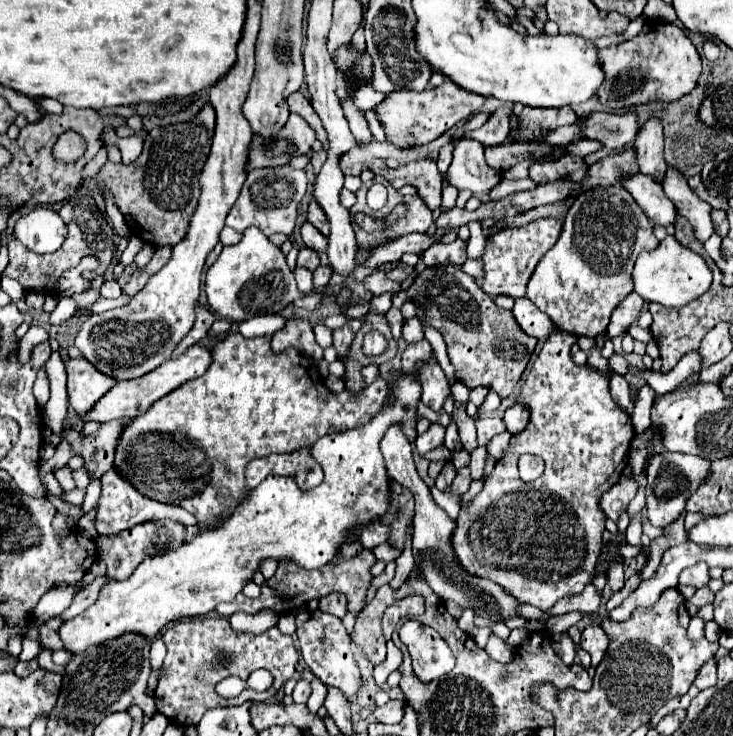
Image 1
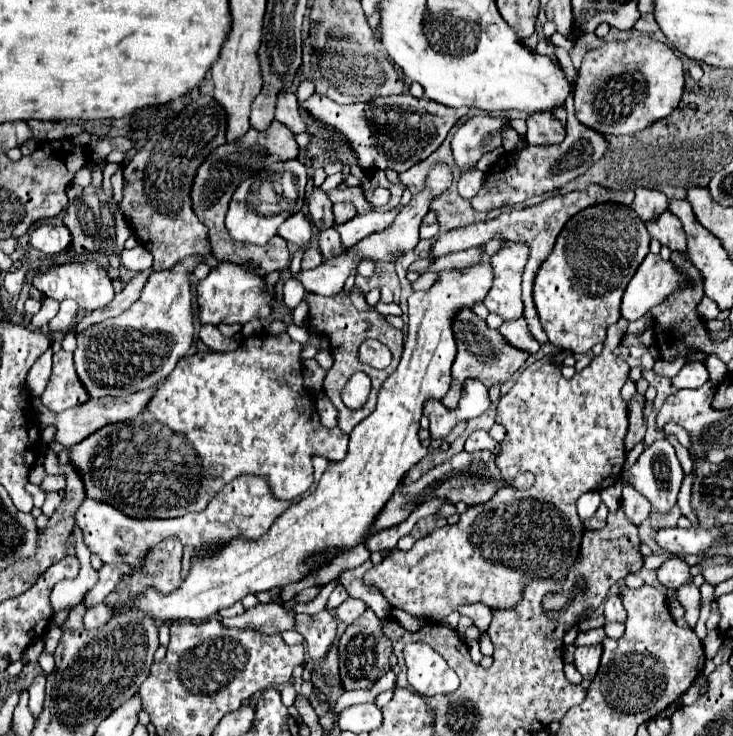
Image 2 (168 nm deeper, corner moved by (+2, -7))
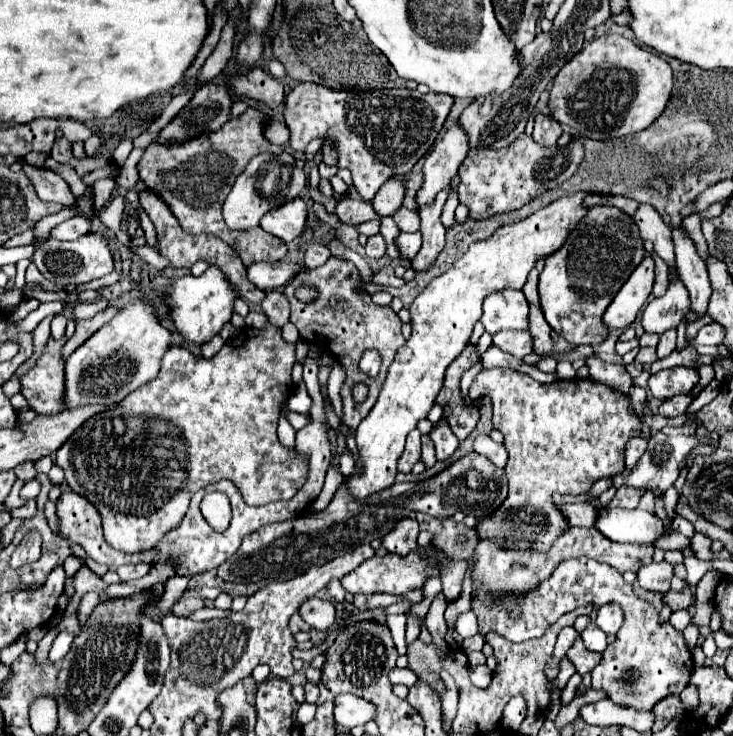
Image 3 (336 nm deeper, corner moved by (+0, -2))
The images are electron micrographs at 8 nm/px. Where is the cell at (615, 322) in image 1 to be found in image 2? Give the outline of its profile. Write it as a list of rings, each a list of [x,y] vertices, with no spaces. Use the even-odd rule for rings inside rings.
[[[626,320],[612,324],[602,354],[592,358],[590,366],[574,374],[570,380],[560,374],[558,366],[552,366],[552,356],[546,356],[530,364],[518,376],[510,392],[500,398],[496,422],[506,428],[506,438],[500,444],[502,452],[496,458],[496,464],[506,480],[512,480],[518,472],[532,472],[536,480],[530,490],[504,486],[490,502],[472,506],[460,514],[458,524],[438,528],[426,538],[416,540],[408,552],[392,550],[378,566],[372,566],[372,570],[364,574],[364,586],[376,586],[394,608],[440,622],[456,608],[472,602],[482,602],[492,608],[512,608],[520,600],[524,584],[532,578],[556,578],[562,582],[578,560],[584,532],[582,520],[576,514],[576,500],[588,490],[604,490],[612,486],[620,478],[626,462],[624,436],[628,430],[628,406],[622,400],[620,390],[630,368],[612,352],[614,346],[620,346],[626,326]]]

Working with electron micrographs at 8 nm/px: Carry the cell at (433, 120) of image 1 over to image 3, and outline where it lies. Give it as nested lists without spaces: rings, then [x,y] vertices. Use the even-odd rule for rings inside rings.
[[[298,83],[286,97],[284,119],[294,151],[304,151],[312,139],[330,139],[338,153],[338,167],[350,169],[356,191],[364,199],[374,199],[382,183],[392,175],[410,173],[414,163],[428,153],[452,105],[454,97],[420,95],[416,89],[338,93],[322,85]]]

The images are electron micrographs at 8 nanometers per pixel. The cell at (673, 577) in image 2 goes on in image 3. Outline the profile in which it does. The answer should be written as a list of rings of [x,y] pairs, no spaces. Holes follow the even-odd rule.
[[[668,561],[650,563],[638,571],[638,583],[648,591],[666,593],[670,589],[672,577],[674,577],[674,565]]]

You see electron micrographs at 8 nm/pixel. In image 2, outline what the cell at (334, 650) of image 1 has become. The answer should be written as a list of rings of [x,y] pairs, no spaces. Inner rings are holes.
[[[322,610],[312,616],[298,614],[296,632],[300,632],[304,636],[310,658],[322,660],[324,654],[328,652],[330,644],[336,638],[336,618],[328,610]]]

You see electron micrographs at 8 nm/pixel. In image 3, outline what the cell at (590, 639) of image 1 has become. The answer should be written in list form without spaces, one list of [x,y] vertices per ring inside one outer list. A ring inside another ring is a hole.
[[[576,639],[574,645],[570,647],[570,651],[568,651],[566,655],[568,655],[568,659],[576,665],[576,671],[578,671],[580,675],[590,673],[590,671],[600,663],[600,659],[602,659],[602,653],[596,653],[596,651],[586,649],[586,645],[584,645],[582,639]]]

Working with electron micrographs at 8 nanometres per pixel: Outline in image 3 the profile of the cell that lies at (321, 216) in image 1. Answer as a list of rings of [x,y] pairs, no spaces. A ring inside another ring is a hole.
[[[332,255],[322,267],[310,269],[310,273],[302,273],[302,277],[294,277],[294,281],[290,281],[290,285],[284,287],[284,295],[288,297],[290,307],[292,307],[290,321],[298,327],[300,337],[304,341],[308,341],[310,345],[316,345],[318,349],[332,353],[334,359],[346,371],[346,379],[340,389],[340,397],[342,397],[342,405],[344,405],[342,423],[348,425],[350,429],[356,429],[360,425],[360,421],[368,415],[368,411],[374,407],[378,393],[382,389],[382,381],[386,379],[388,367],[394,361],[398,347],[402,347],[406,343],[406,339],[400,331],[400,327],[402,327],[400,317],[388,305],[372,303],[370,293],[366,293],[366,289],[362,285],[364,283],[362,283],[362,277],[360,277],[356,265],[342,257]],[[300,285],[310,285],[318,293],[318,297],[310,303],[302,303],[296,297],[296,289]],[[366,349],[378,349],[382,353],[382,369],[376,377],[360,373],[360,369],[358,369],[358,361]],[[354,383],[366,383],[370,387],[368,399],[364,403],[354,403],[354,399],[350,395],[350,389]]]

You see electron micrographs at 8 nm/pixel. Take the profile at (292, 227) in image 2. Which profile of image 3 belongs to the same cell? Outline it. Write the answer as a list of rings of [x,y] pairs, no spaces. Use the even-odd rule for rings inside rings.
[[[296,197],[294,201],[282,205],[282,209],[266,213],[266,217],[262,217],[262,229],[280,237],[284,243],[290,243],[304,233],[306,221],[308,221],[306,203],[302,197]]]

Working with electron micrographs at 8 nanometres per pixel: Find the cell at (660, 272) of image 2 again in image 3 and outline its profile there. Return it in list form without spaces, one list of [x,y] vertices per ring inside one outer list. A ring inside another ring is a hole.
[[[646,255],[644,261],[628,277],[626,285],[622,285],[610,307],[606,309],[606,325],[610,325],[610,329],[616,327],[626,329],[628,325],[632,325],[638,311],[648,301],[652,287],[654,287],[654,259]]]

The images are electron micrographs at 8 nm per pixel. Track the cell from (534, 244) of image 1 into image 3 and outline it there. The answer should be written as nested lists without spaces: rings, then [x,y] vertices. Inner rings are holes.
[[[502,289],[486,297],[484,301],[484,315],[480,319],[488,333],[496,333],[496,329],[528,329],[528,301],[522,291],[516,289]]]

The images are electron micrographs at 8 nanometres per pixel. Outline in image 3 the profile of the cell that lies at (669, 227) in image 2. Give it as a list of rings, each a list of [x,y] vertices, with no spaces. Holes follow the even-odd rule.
[[[682,227],[672,229],[672,241],[674,241],[674,251],[676,251],[676,269],[690,293],[692,301],[692,311],[698,313],[700,317],[706,313],[706,305],[710,299],[710,283],[708,283],[708,273],[706,273],[706,263],[696,251],[694,241],[688,237]]]

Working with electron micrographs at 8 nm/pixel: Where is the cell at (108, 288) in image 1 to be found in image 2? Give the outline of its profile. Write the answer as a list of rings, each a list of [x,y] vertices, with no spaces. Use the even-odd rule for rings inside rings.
[[[72,258],[68,262],[50,266],[46,272],[40,272],[32,278],[32,286],[38,288],[44,296],[54,298],[58,302],[64,300],[64,298],[72,298],[86,312],[98,310],[114,298],[114,288],[112,288],[112,282],[110,282],[110,276],[108,276],[106,268],[102,268],[96,260],[88,260],[88,258],[84,258],[84,260]]]

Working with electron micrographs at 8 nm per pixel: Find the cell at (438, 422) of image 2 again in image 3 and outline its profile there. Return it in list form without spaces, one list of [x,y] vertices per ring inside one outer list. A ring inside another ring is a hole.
[[[444,417],[430,431],[430,439],[432,439],[434,447],[436,447],[436,457],[440,461],[448,459],[456,451],[456,447],[458,447],[458,439],[452,433],[452,429],[450,429],[450,425],[448,425],[448,421]]]

